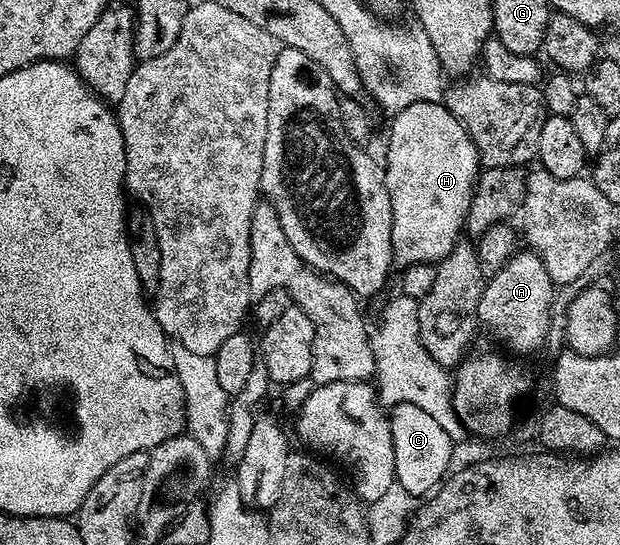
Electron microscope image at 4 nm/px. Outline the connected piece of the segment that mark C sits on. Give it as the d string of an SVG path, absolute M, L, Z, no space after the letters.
M399 403L388 410L391 439L395 443L396 484L403 486L408 493L420 495L436 490L446 480L453 461L454 441L435 420L412 403Z

